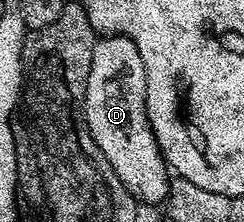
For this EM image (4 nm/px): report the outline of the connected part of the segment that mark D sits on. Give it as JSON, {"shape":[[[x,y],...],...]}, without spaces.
{"shape":[[[105,35],[98,40],[93,49],[91,59],[91,71],[87,75],[87,87],[85,88],[85,122],[91,131],[91,139],[103,151],[107,163],[119,175],[123,187],[138,202],[149,205],[160,206],[169,195],[169,182],[171,180],[171,170],[165,164],[165,157],[161,153],[161,148],[157,146],[157,140],[153,134],[151,123],[147,119],[145,110],[145,96],[147,95],[147,75],[143,67],[143,59],[139,55],[139,47],[131,39],[120,35]]]}

